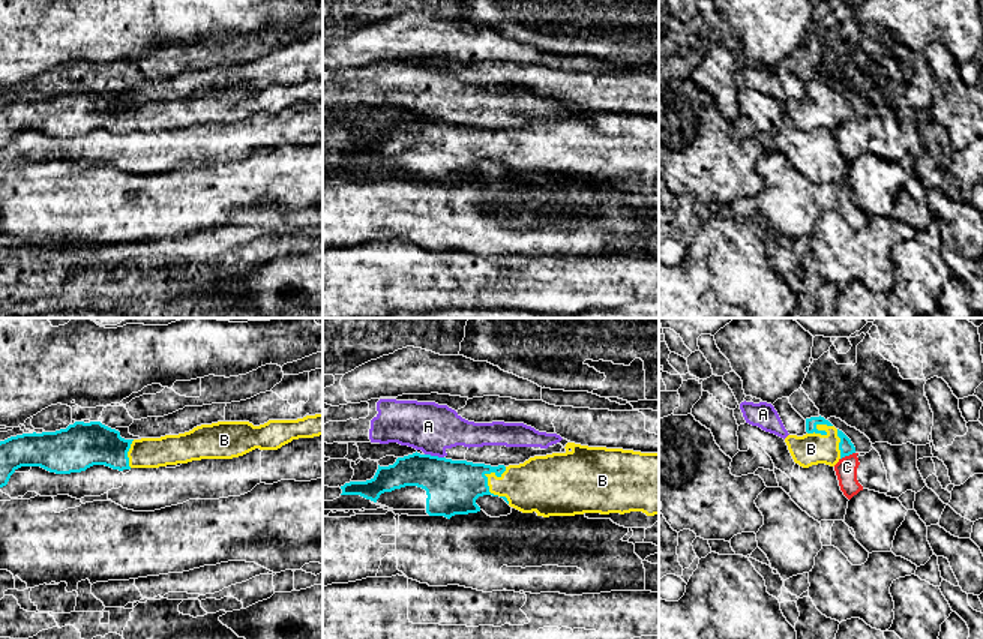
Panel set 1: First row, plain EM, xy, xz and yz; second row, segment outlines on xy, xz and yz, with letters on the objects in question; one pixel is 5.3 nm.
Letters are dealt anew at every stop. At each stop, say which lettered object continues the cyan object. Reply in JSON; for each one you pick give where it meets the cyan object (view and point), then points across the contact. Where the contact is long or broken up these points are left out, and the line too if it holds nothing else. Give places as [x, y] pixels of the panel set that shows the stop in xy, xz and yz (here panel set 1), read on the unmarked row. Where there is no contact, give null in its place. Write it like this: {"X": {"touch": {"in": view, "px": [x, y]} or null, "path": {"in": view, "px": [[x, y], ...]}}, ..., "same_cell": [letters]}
{"B": {"touch": {"in": "xz", "px": [489, 156]}, "path": {"in": "xz", "px": [[452, 150], [483, 150], [489, 156], [496, 150], [532, 150]]}}, "same_cell": ["B"]}

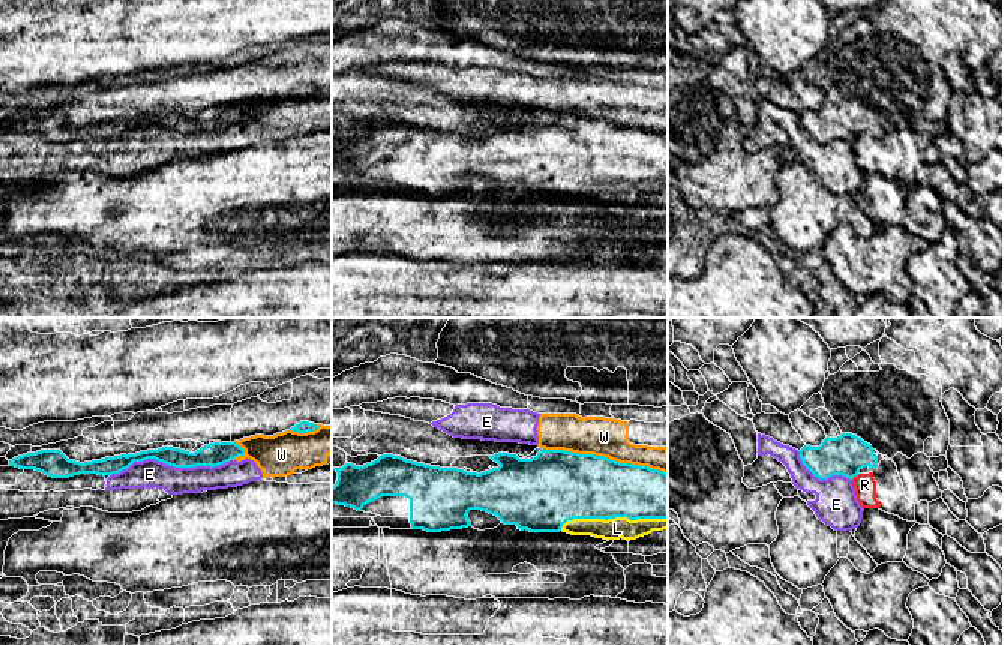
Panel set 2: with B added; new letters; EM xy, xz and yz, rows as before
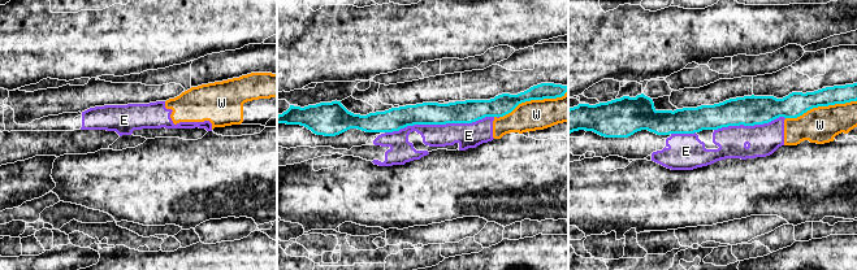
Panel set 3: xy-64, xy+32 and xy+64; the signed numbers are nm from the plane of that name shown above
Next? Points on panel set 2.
{"same_cell": []}

